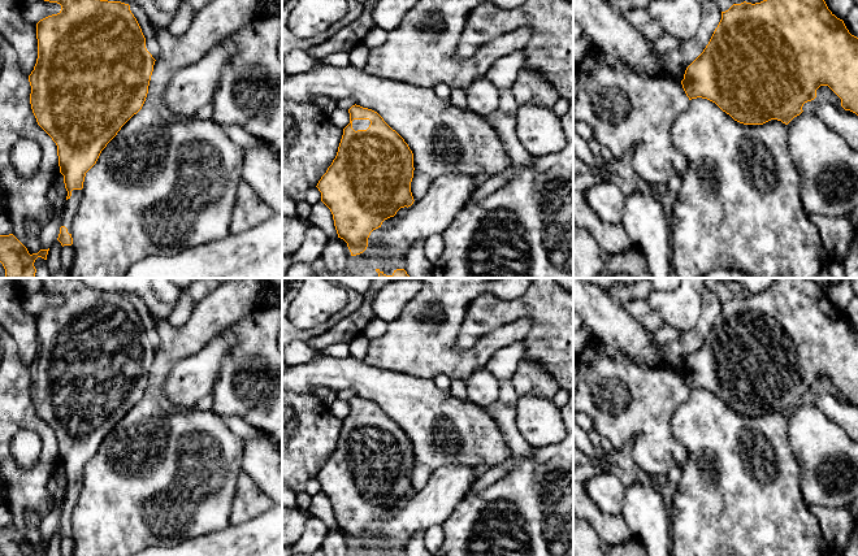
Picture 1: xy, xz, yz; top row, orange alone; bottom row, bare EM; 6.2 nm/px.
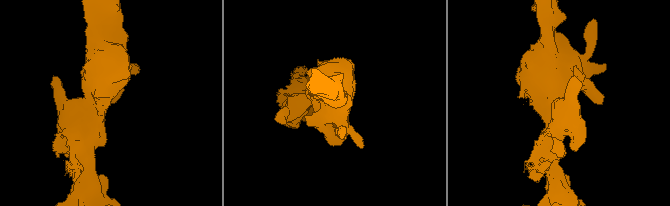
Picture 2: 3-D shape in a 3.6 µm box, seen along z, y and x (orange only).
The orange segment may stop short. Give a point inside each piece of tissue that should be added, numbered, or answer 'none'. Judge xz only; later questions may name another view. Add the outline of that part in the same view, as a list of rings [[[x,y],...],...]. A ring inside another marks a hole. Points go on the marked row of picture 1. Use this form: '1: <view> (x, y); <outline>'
1: xz (356, 124); [[[354,120],[352,121],[352,129],[355,131],[358,130],[367,130],[370,125],[370,121],[369,120]]]

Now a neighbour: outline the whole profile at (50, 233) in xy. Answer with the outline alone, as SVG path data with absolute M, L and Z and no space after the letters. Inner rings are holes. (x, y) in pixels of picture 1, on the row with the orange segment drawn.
M60 171L56 175L53 187L57 191L57 199L52 203L53 217L49 223L47 223L39 234L40 249L51 248L58 238L61 220L65 209L65 201L68 196L68 191L65 188L64 179L60 178Z

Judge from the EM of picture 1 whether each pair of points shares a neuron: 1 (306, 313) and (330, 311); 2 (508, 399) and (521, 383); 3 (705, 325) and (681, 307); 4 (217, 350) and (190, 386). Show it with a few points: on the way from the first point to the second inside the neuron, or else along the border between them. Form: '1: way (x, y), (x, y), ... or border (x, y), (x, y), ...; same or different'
1: way (312, 313), (324, 312); same
2: border (510, 381), (518, 396); different
3: border (703, 291), (698, 321), (681, 331); different
4: way (209, 359), (194, 377); same

